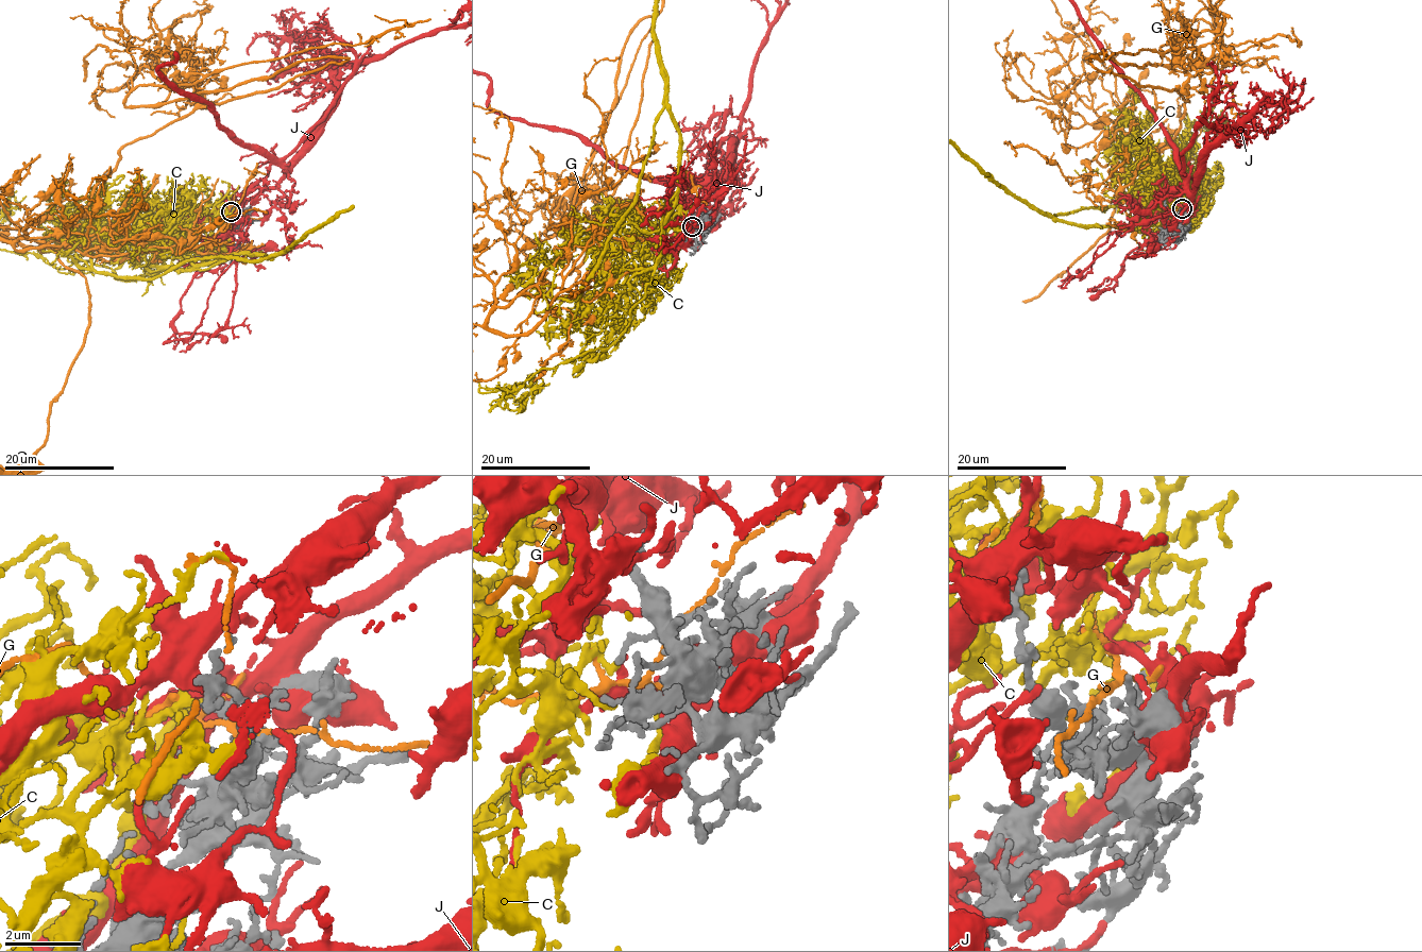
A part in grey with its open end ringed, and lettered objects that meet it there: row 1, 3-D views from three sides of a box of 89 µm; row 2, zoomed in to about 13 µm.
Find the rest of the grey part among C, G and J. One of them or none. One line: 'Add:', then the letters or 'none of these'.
Add: C

